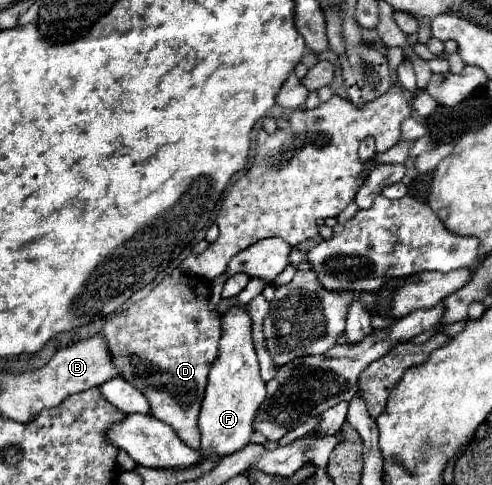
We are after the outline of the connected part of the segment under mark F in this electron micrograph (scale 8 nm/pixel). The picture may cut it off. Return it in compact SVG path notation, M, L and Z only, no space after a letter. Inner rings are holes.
M230 305L230 309L220 315L220 321L222 321L222 337L218 345L218 357L208 373L208 387L204 393L200 421L198 421L198 427L202 433L202 457L206 457L210 449L214 449L220 457L242 449L250 441L250 435L254 433L254 425L252 425L254 413L258 411L258 405L266 397L266 383L260 377L260 365L258 365L258 357L256 357L256 349L252 341L252 321L250 321L246 307Z

